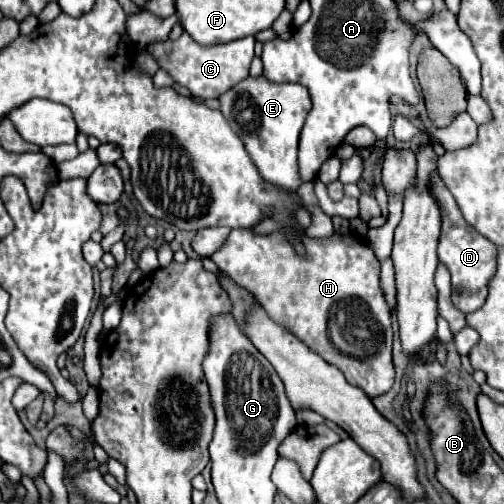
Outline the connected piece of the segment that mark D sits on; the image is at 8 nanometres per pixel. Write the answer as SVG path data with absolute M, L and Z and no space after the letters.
M433 170L429 176L429 188L435 200L439 202L441 208L441 236L439 236L439 260L449 268L451 272L451 286L453 286L453 304L463 312L471 314L479 310L485 304L487 298L487 282L495 274L495 258L497 258L497 248L491 240L475 232L465 220L463 214L459 212L457 202L453 200L447 184L441 180L439 172Z

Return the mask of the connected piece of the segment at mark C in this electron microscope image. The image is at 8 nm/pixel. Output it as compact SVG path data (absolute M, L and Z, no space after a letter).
M181 34L177 42L169 40L159 44L149 44L147 50L157 60L159 68L169 72L173 82L189 88L193 96L205 100L205 98L219 98L223 92L227 92L227 88L231 88L231 84L237 84L239 80L249 76L249 66L253 60L253 44L255 38L247 36L221 46L199 46L191 38Z

